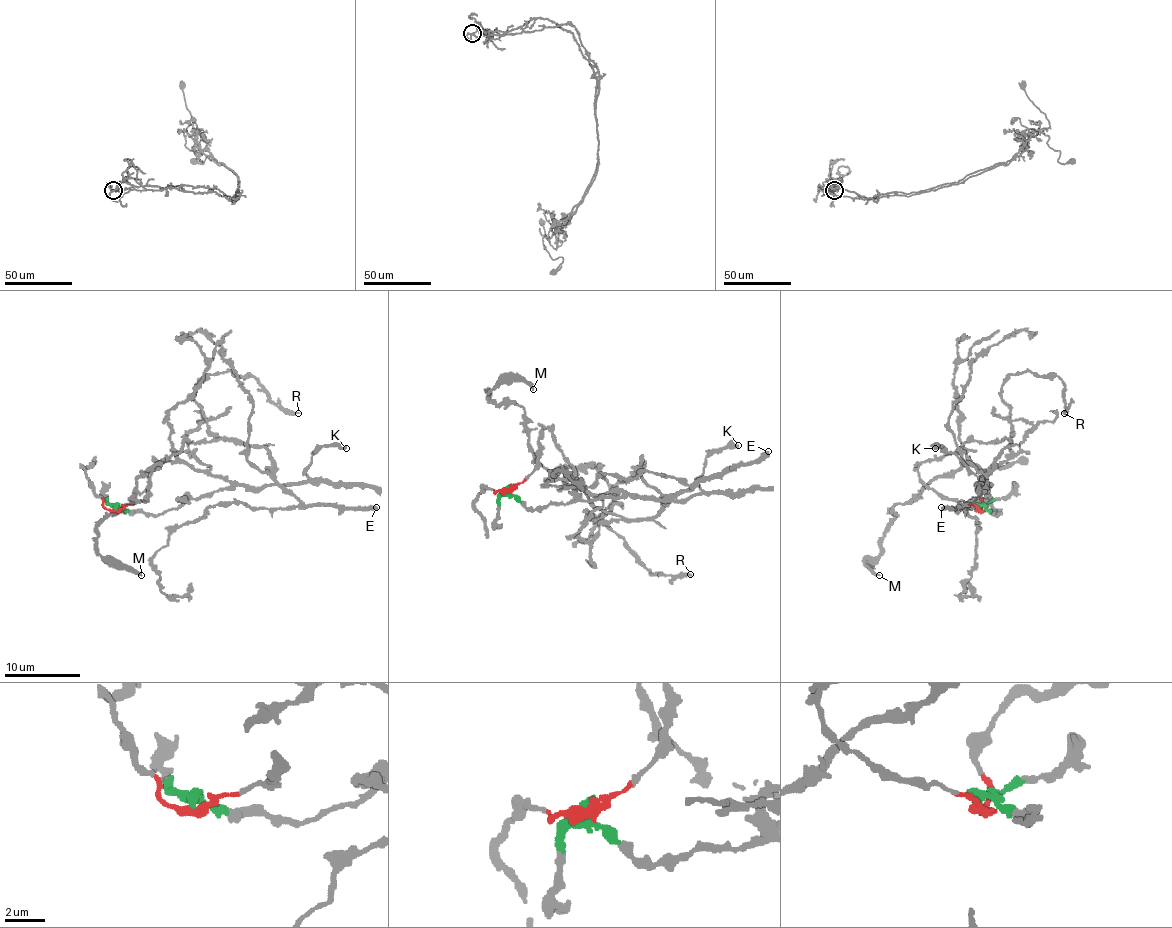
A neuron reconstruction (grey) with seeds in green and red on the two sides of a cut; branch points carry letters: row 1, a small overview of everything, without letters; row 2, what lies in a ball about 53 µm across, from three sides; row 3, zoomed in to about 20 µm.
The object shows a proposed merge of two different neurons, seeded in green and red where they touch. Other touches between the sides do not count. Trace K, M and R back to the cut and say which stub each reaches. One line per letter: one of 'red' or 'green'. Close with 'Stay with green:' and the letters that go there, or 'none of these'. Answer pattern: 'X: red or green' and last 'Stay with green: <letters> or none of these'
K: green
M: green
R: red
Stay with green: K, M

